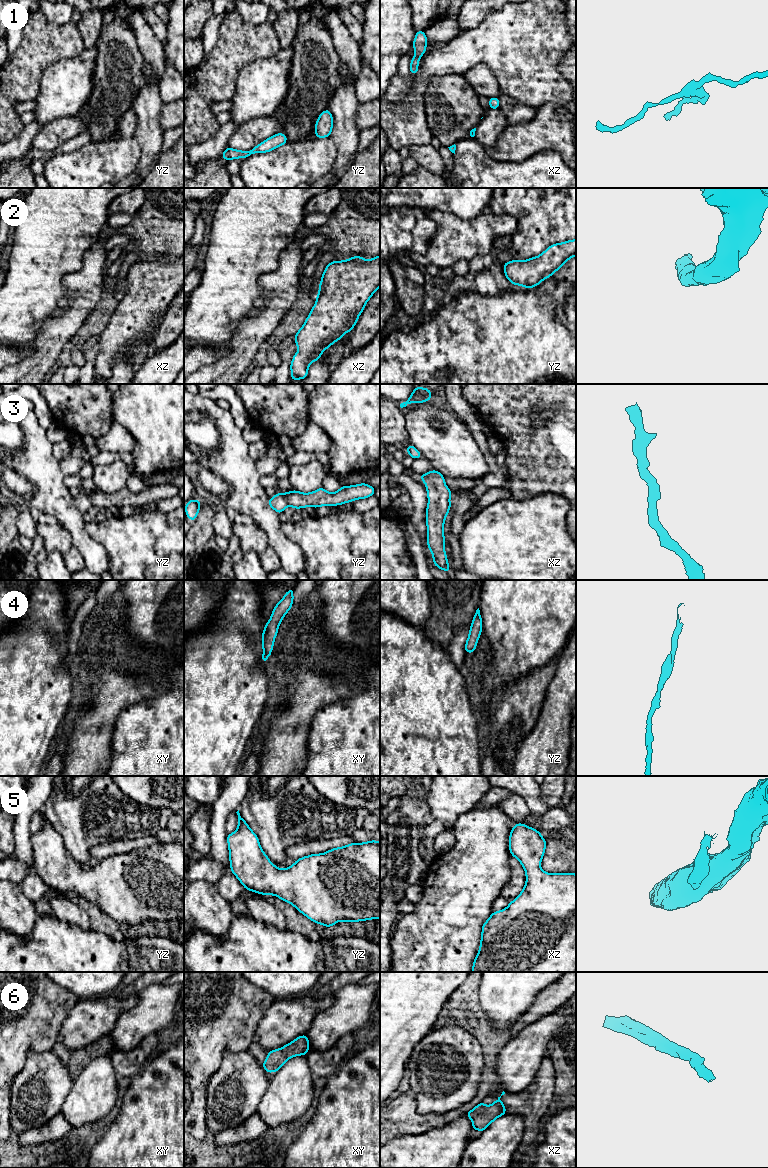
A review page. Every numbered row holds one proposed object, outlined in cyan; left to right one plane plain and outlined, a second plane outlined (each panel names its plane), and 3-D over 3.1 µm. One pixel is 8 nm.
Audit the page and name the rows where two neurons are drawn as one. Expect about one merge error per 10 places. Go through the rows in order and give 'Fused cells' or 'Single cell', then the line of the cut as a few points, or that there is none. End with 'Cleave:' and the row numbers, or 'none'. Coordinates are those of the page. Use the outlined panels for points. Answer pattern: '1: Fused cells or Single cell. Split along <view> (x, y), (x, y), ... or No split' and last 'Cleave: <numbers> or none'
1: Single cell. No split
2: Single cell. No split
3: Single cell. No split
4: Single cell. No split
5: Single cell. No split
6: Single cell. No split
Cleave: none

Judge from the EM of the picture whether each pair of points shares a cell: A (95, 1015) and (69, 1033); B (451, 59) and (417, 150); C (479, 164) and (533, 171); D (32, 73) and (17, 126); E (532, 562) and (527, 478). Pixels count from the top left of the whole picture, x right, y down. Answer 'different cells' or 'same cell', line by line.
A: same cell
B: different cells
C: same cell
D: same cell
E: different cells

